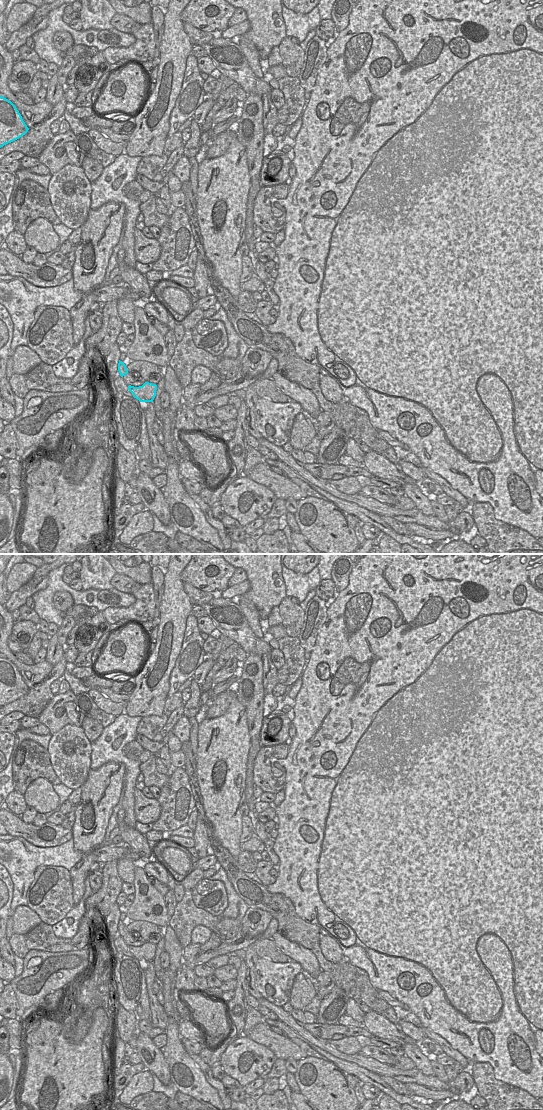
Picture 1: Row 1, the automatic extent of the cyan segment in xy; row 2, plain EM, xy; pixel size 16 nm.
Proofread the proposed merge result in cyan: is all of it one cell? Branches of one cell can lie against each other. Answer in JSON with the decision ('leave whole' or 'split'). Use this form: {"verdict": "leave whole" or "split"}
{"verdict": "split"}

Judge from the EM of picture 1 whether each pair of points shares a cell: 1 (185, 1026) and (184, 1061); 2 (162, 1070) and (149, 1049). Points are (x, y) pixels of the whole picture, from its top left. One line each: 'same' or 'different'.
1: different
2: same

